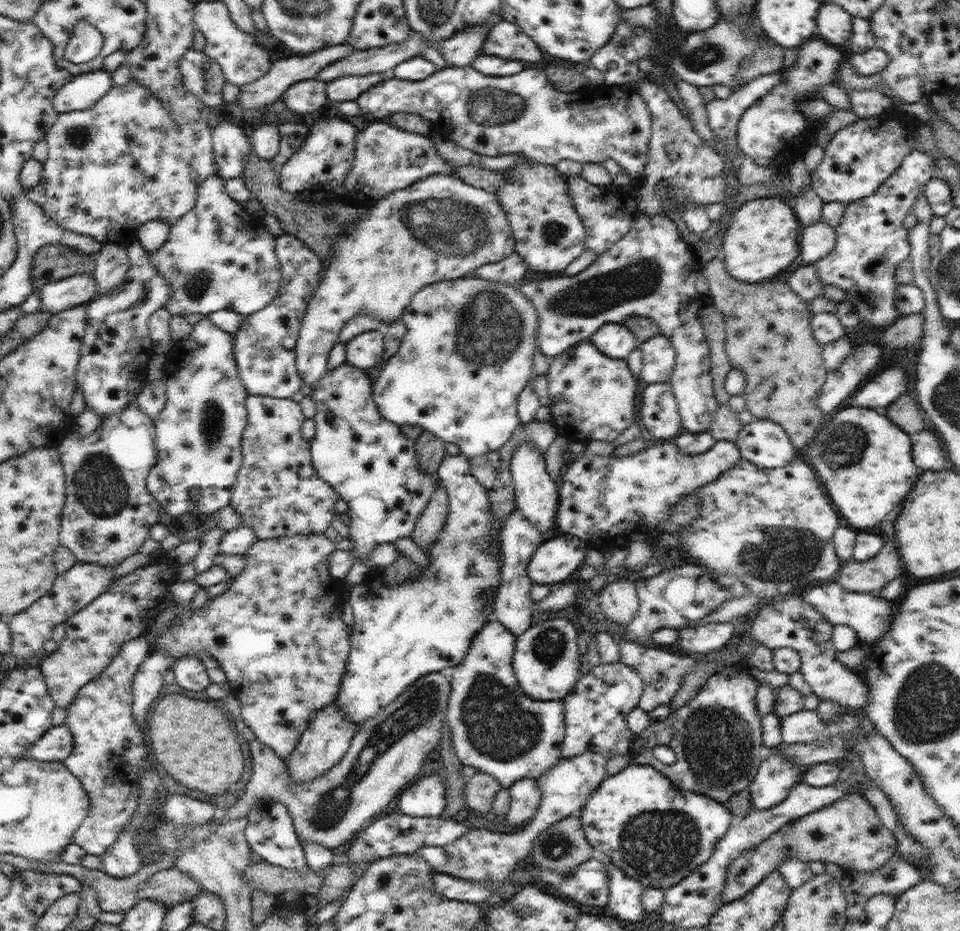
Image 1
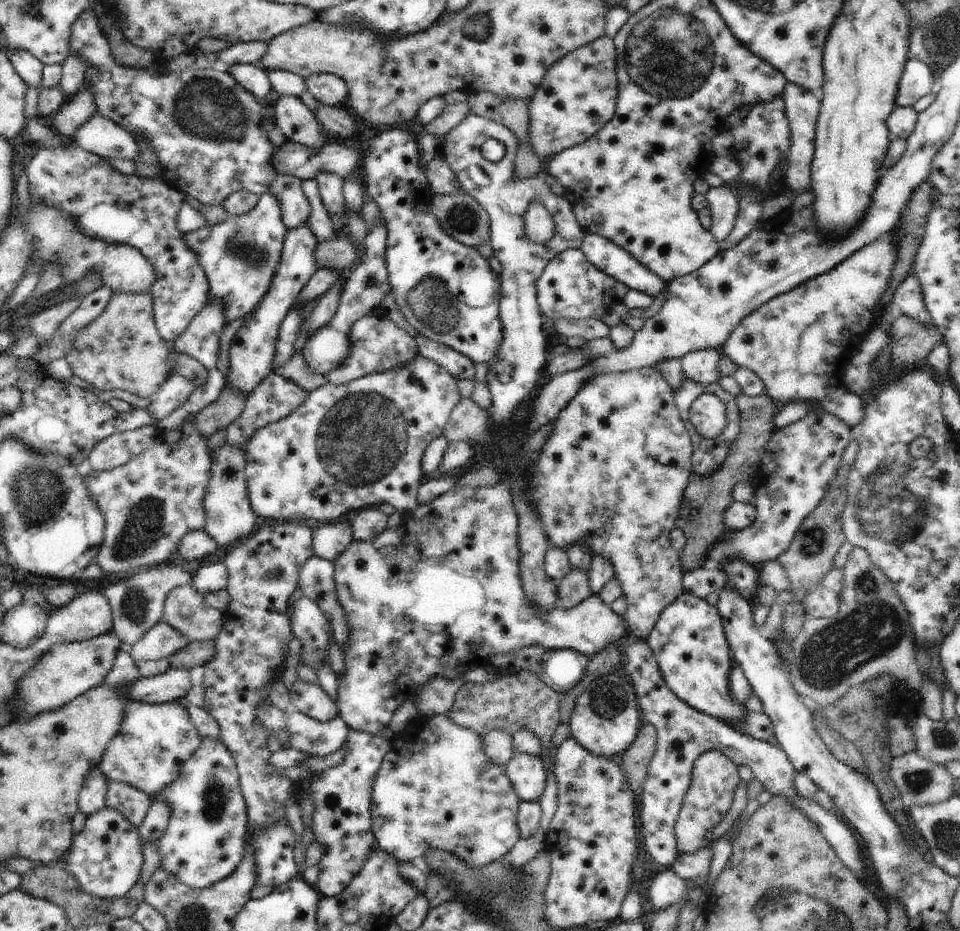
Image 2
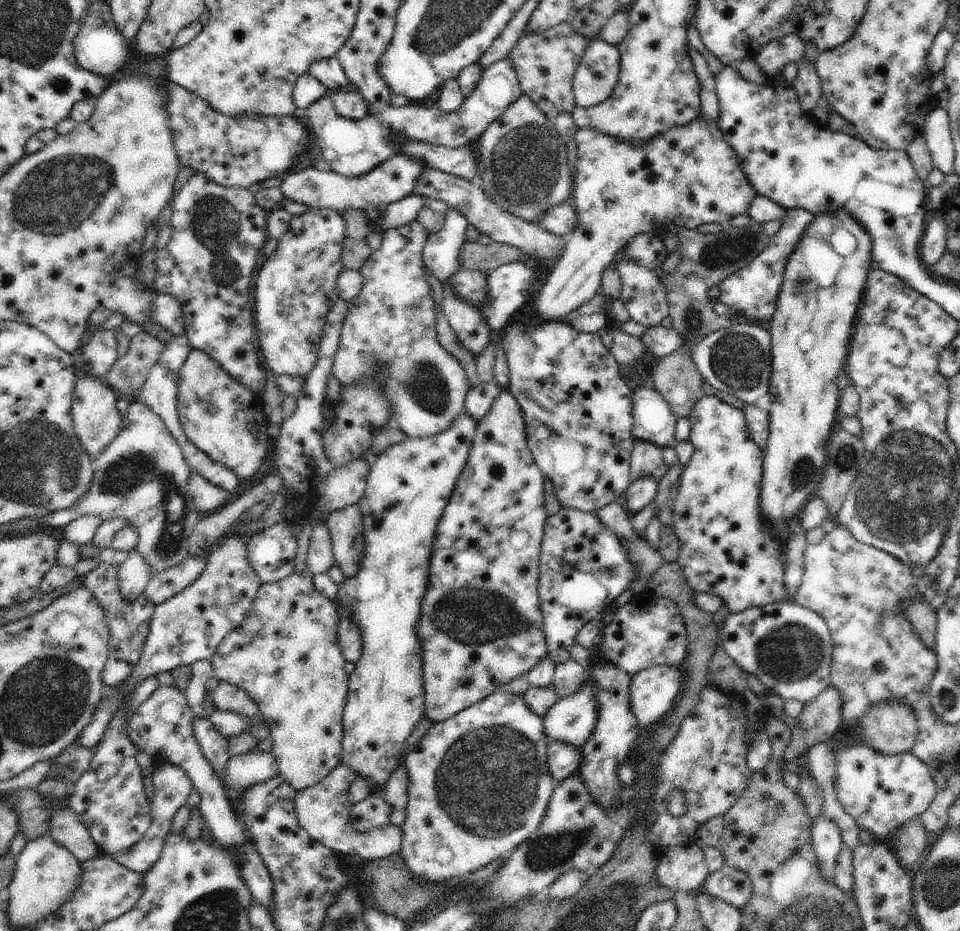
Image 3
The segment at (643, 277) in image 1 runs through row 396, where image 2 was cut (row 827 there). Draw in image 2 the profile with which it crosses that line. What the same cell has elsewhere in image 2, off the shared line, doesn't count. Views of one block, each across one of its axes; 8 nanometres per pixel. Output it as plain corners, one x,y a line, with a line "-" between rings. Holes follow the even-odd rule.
719,750
705,752
696,759
691,772
691,783
675,824
677,849
680,855
694,854
711,844
714,840
712,830
730,810
734,791
740,781
739,766

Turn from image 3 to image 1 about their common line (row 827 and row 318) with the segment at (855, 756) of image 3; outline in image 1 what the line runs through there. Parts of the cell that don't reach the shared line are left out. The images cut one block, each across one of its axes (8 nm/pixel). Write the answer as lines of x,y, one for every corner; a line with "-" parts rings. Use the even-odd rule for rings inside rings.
914,150
899,165
899,168
886,179
876,190
873,196
862,198
852,202
845,208
845,216
842,222
835,228
836,244
830,254
815,263
818,278
825,285
836,286
845,294
845,300
850,300
858,312
859,320
868,322
870,327
884,330
892,326
902,315
896,309
896,281
897,267
909,258
911,252
908,231
904,228
906,214
913,213
915,202
923,194
928,180
936,175
935,162
932,156
928,156
923,150

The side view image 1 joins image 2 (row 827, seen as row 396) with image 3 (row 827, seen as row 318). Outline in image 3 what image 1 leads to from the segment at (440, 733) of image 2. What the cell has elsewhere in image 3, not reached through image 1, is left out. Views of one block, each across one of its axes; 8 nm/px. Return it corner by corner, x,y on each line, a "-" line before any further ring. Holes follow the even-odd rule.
502,688
496,689
490,696
465,708
448,720
432,725
432,728
405,754
400,764
406,769
409,785
407,815
404,824
401,826
403,839
399,853
403,856
415,879
428,879
432,883
438,882
438,880
442,882
442,880
448,880
448,878
464,877
466,874
480,870
482,866
490,864
505,852
512,853
540,826
554,789
558,786
550,774
547,763
548,745
549,742
543,727
543,717
530,710
523,696
507,693

